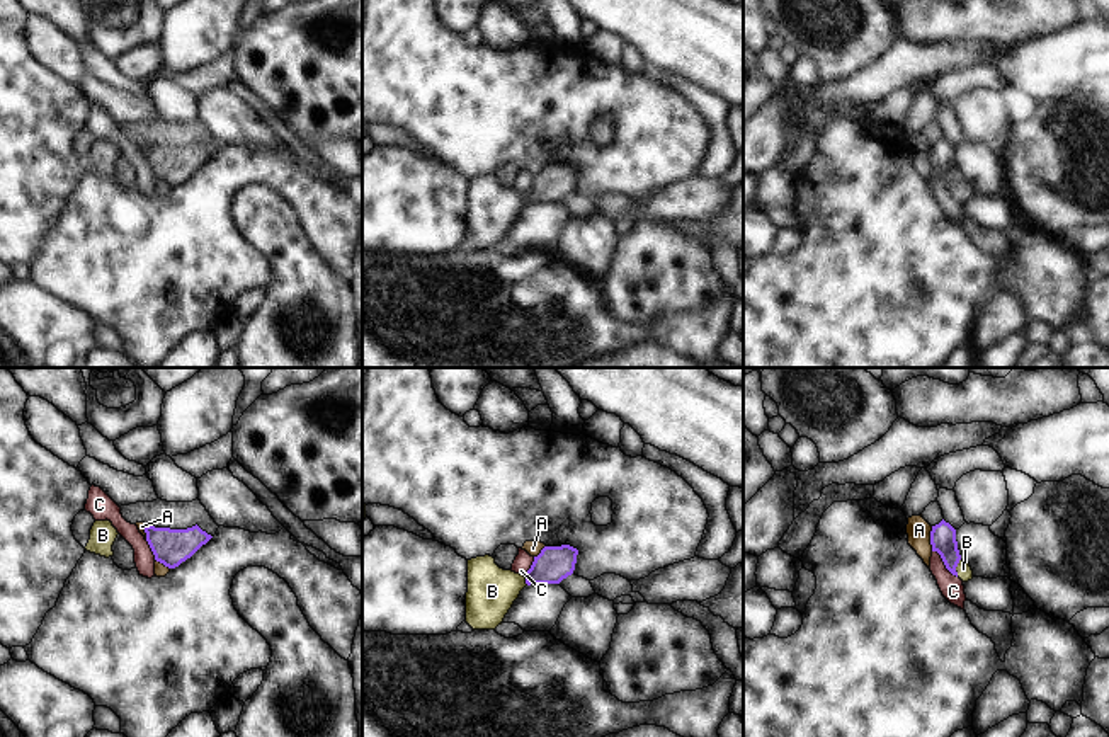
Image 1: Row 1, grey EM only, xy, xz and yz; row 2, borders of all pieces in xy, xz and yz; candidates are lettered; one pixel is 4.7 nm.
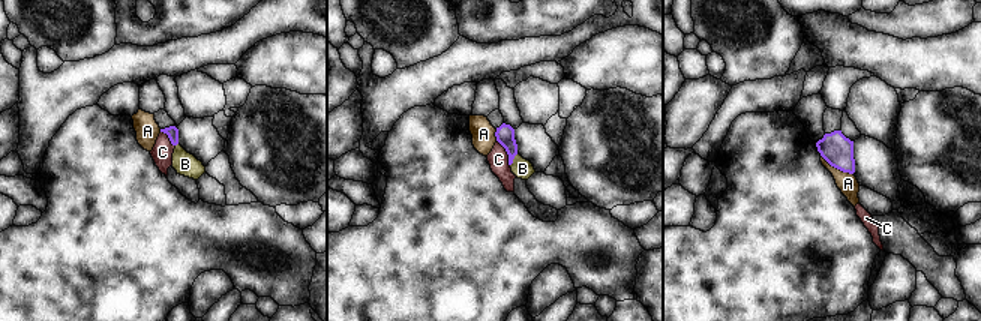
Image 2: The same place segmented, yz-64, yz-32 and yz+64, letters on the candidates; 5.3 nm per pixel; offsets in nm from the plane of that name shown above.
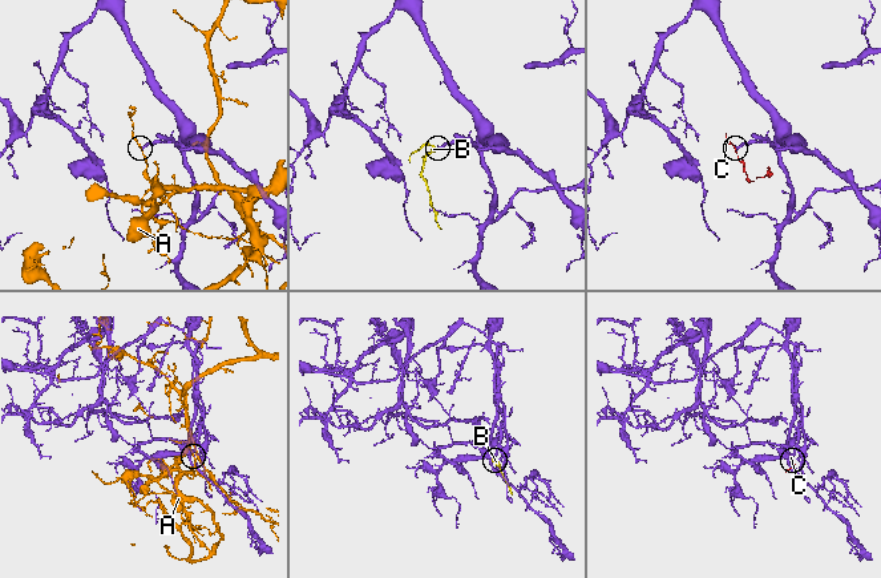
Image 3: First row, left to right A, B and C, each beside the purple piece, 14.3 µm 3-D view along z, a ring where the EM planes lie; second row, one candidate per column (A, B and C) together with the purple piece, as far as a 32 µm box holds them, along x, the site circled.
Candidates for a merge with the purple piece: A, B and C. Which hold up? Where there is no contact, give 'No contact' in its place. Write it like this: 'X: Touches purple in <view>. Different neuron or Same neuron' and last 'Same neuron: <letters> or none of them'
A: Touches purple in yz. Different neuron
B: Touches purple in yz. Same neuron
C: Touches purple in yz. Different neuron
Same neuron: B.

